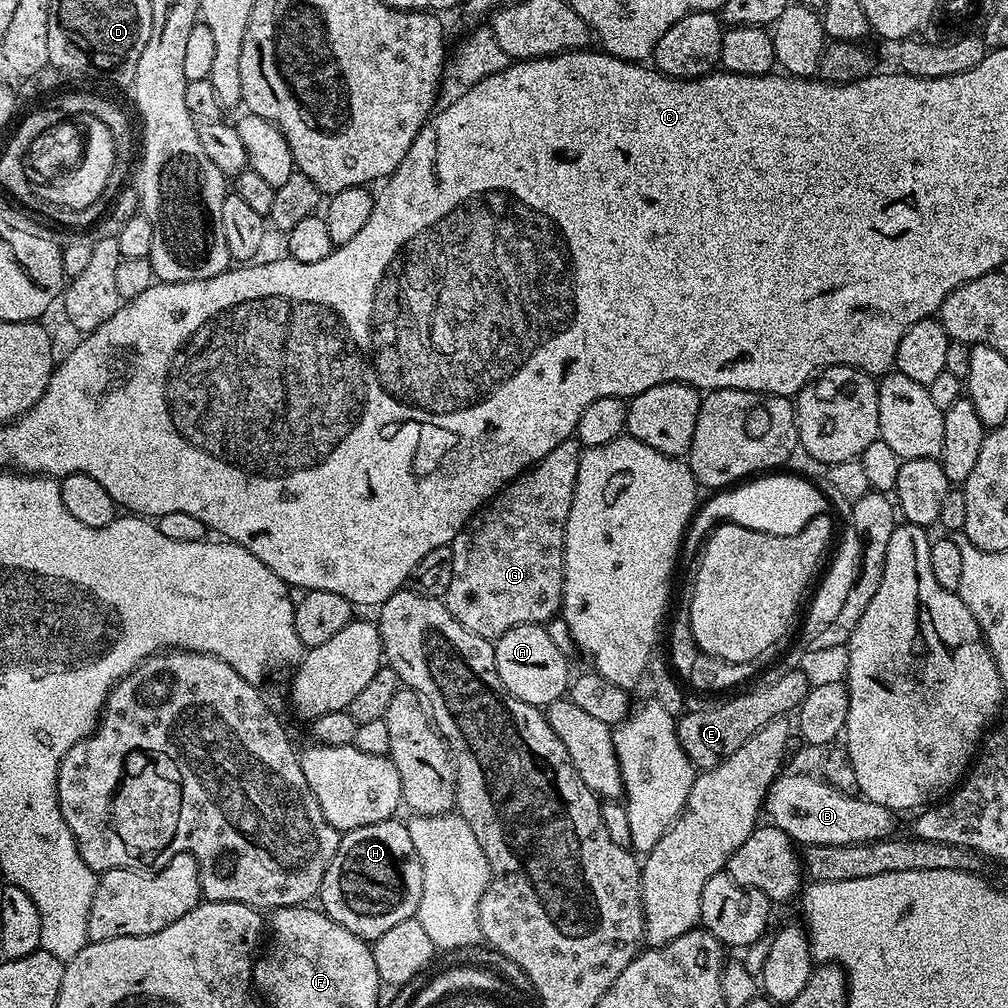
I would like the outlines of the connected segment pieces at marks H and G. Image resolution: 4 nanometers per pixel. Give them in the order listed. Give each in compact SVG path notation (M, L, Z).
M383 820L343 833L330 866L326 866L326 878L322 878L319 907L334 922L369 942L398 922L413 919L422 898L422 862L410 842L407 823L398 821Z
M575 439L562 442L526 472L521 472L483 508L468 519L468 525L451 542L454 578L443 602L466 630L495 640L506 630L523 624L547 625L564 603L564 527L574 498L581 445Z

